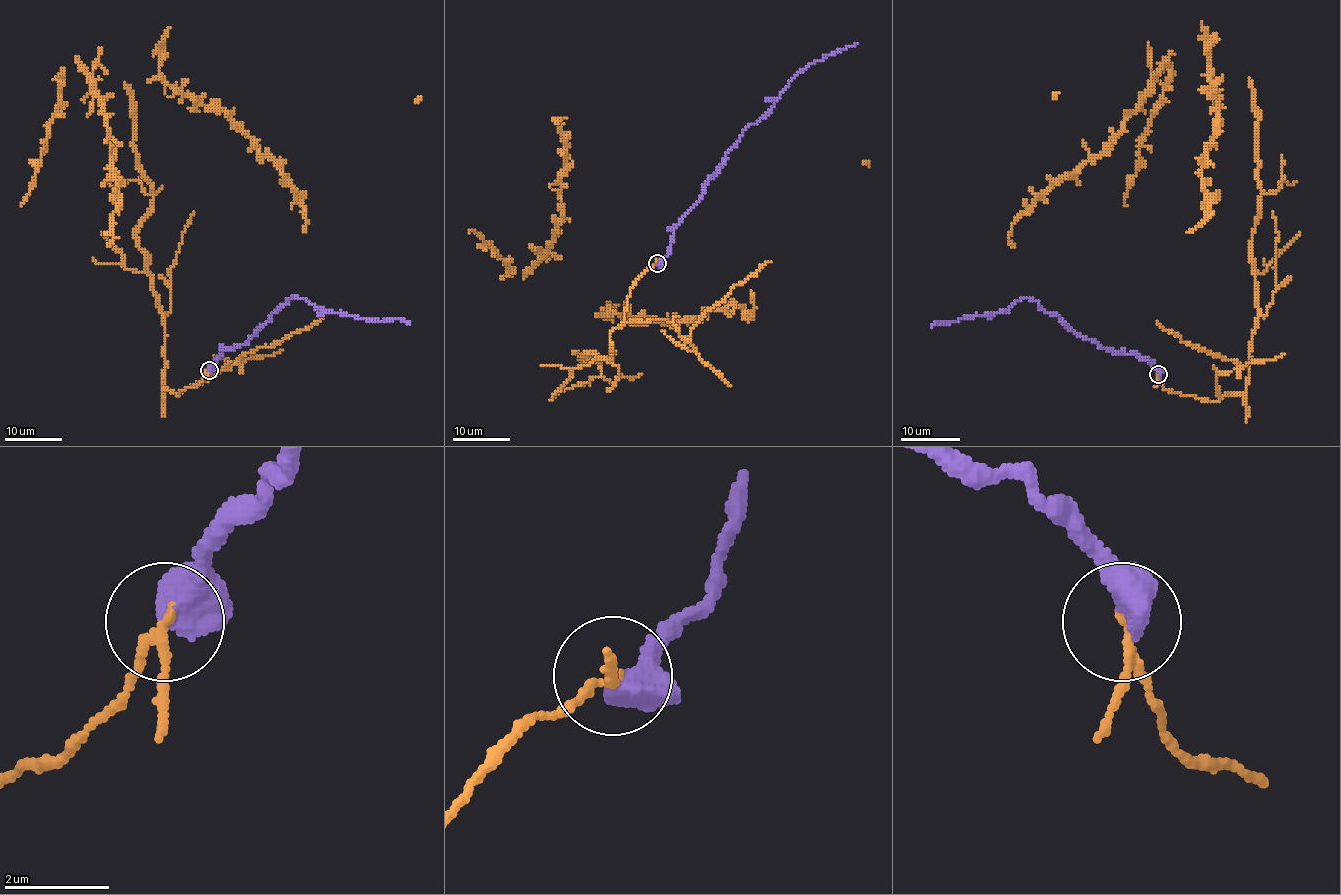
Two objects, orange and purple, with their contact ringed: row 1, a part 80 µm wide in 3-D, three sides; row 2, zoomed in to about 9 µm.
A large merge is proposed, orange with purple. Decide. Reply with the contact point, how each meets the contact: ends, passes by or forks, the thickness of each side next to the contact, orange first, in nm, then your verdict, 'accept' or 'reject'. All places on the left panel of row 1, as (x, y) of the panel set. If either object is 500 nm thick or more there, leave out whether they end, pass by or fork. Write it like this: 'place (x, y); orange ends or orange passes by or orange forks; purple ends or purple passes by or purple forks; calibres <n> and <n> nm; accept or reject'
place (209, 370); calibres 150 and 600 nm; reject

